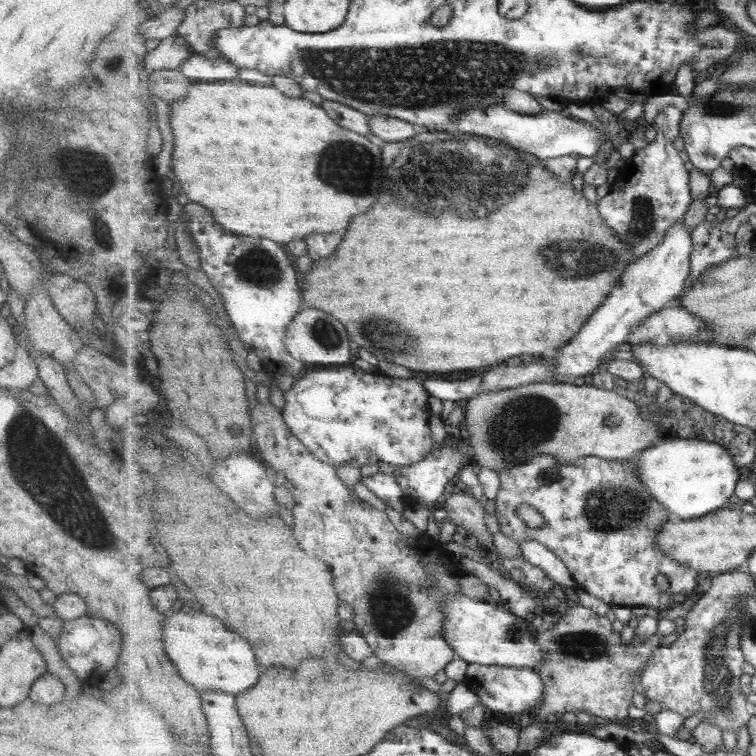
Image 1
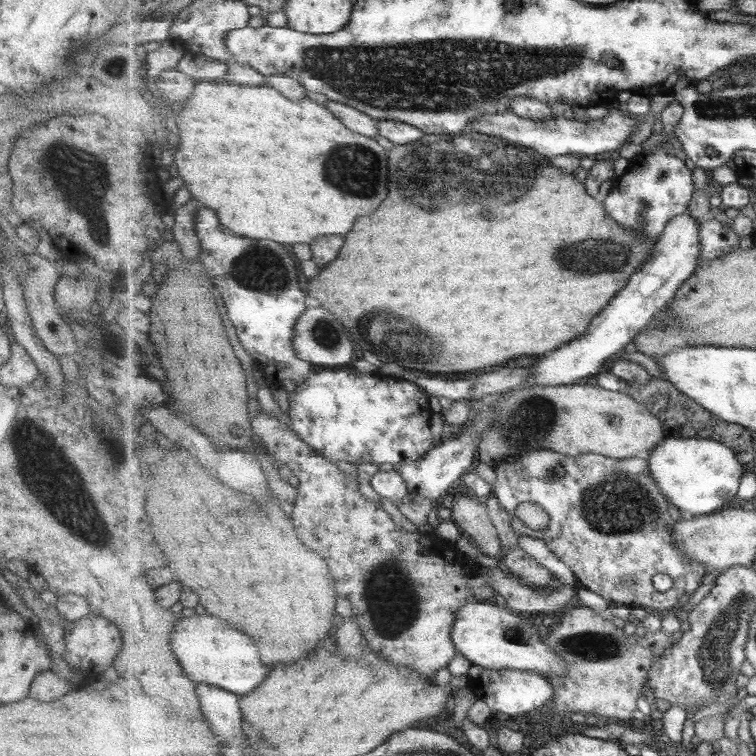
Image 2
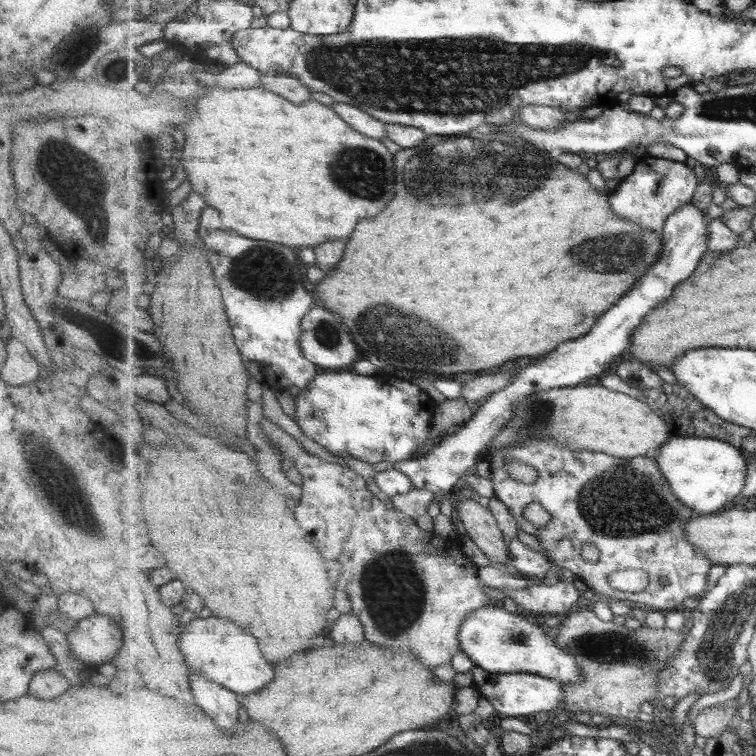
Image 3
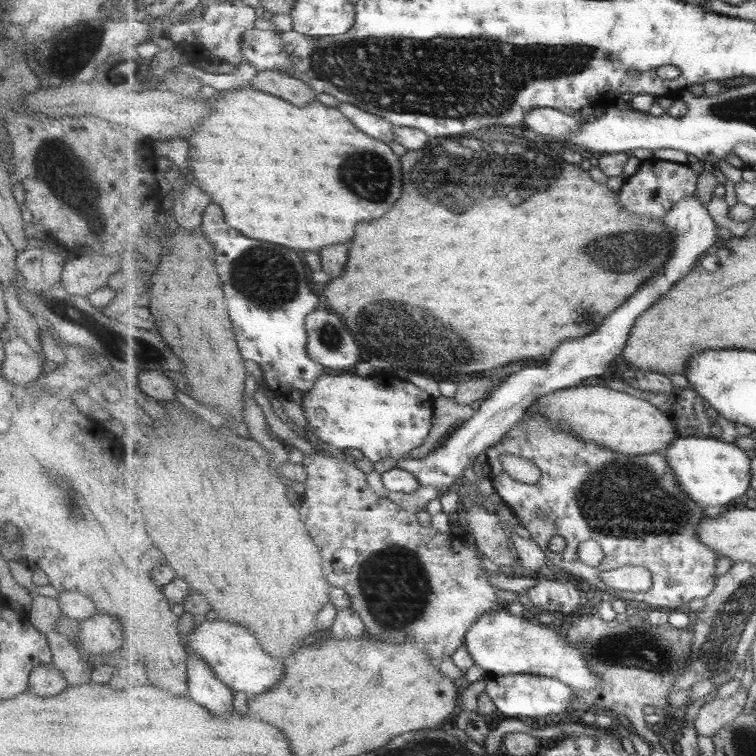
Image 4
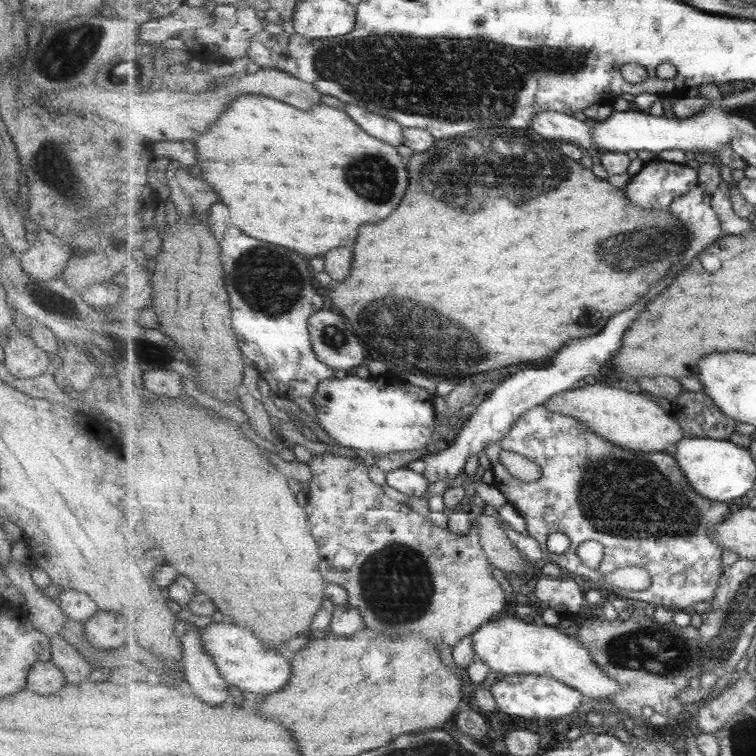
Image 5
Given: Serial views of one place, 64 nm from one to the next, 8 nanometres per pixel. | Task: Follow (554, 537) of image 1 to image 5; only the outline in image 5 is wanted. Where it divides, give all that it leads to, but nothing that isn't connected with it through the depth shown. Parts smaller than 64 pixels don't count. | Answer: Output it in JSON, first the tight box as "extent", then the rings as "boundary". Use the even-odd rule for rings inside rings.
{"extent":[486,405,734,612],"boundary":[[[537,405],[527,411],[516,423],[512,432],[504,440],[486,448],[487,456],[493,463],[494,486],[505,496],[526,520],[528,533],[539,541],[542,549],[547,548],[547,538],[553,532],[561,532],[570,539],[570,546],[563,554],[548,553],[551,562],[563,572],[577,579],[588,580],[596,587],[604,586],[616,596],[630,598],[655,606],[663,605],[675,611],[691,612],[697,602],[711,601],[720,587],[720,579],[725,574],[723,552],[725,547],[713,539],[709,532],[719,526],[727,516],[731,516],[734,507],[730,503],[713,501],[699,495],[685,477],[685,471],[677,463],[677,458],[663,452],[647,454],[625,450],[609,440],[592,432],[582,420],[571,415],[549,411],[545,405]],[[501,452],[517,452],[535,462],[542,476],[536,481],[523,482],[499,462]],[[596,540],[605,548],[605,556],[600,568],[591,569],[579,557],[579,546],[583,542]],[[626,566],[640,566],[650,574],[653,583],[645,591],[620,589],[606,584],[606,577]]]}

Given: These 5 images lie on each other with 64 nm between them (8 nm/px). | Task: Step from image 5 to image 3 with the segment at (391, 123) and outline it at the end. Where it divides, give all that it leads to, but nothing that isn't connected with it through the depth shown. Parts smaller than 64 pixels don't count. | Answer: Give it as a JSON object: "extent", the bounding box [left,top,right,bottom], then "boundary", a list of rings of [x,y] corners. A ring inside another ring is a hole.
{"extent":[332,102,387,140],"boundary":[[[336,102],[332,107],[347,124],[351,125],[351,127],[355,127],[361,134],[373,137],[377,140],[387,138],[386,122],[371,116],[369,113],[363,112],[363,110],[352,104]]]}

